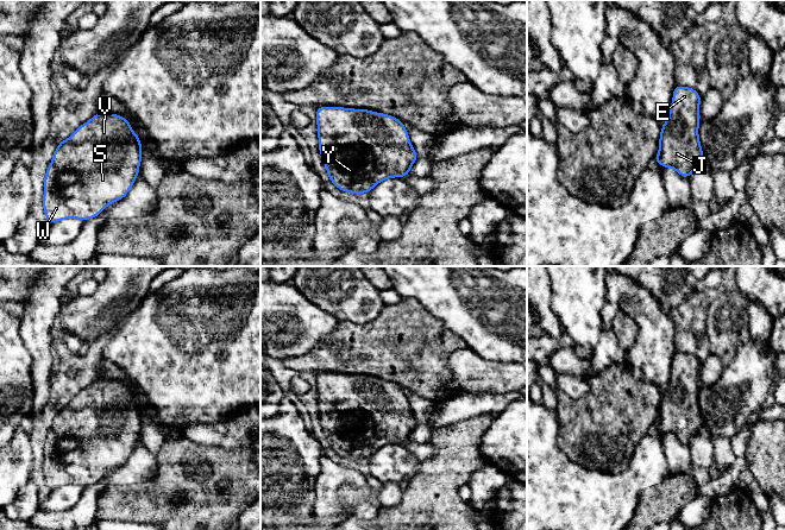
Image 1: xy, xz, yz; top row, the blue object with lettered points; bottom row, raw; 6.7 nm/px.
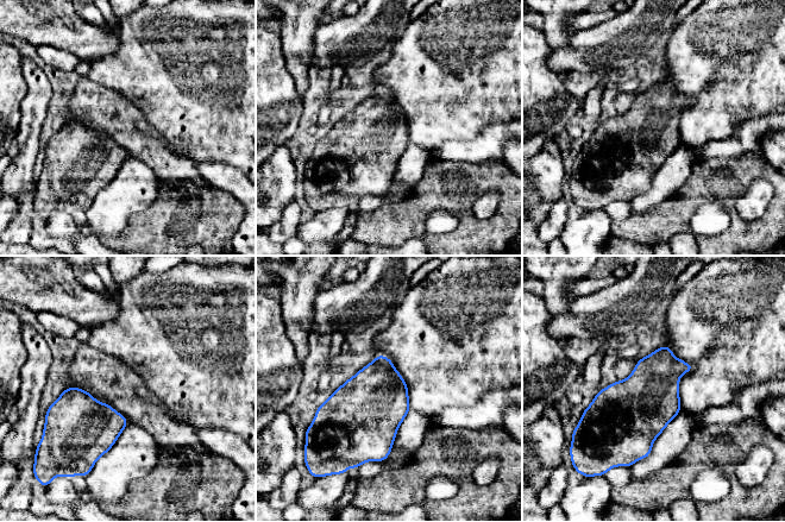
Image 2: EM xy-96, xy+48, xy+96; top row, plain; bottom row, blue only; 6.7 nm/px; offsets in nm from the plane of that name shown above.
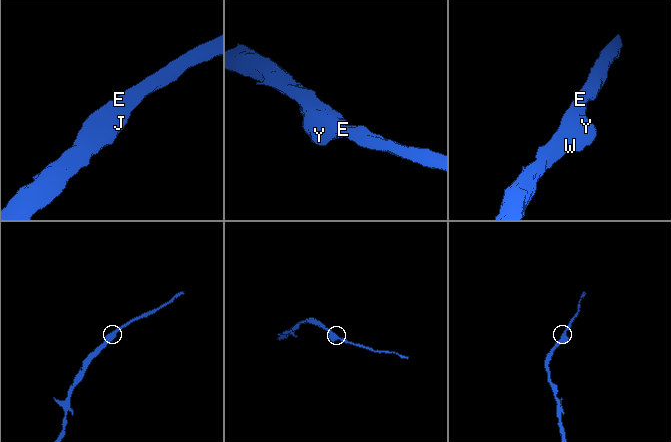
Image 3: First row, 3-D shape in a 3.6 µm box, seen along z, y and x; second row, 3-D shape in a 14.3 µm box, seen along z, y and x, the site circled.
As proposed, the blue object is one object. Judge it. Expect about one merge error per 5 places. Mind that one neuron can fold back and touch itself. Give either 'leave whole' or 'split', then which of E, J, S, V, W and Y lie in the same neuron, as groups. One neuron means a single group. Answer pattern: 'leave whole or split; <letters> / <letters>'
leave whole; E J S V W Y

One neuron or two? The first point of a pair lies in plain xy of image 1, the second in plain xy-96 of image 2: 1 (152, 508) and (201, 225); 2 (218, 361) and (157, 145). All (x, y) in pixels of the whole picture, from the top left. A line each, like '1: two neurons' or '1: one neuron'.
1: one neuron
2: two neurons

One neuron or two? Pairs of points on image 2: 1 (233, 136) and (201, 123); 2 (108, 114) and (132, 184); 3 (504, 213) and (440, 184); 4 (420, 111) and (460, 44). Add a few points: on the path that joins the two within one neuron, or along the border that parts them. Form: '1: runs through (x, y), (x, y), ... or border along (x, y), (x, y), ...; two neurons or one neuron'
1: runs through (225, 133), (220, 133), (209, 123); one neuron
2: border along (127, 157), (140, 159), (152, 170); two neurons
3: runs through (503, 192), (496, 184), (462, 184); one neuron
4: runs through (437, 94), (460, 68), (460, 61); one neuron

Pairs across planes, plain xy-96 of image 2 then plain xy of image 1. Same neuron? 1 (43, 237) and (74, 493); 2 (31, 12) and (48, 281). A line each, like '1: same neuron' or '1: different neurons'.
1: different neurons
2: different neurons

